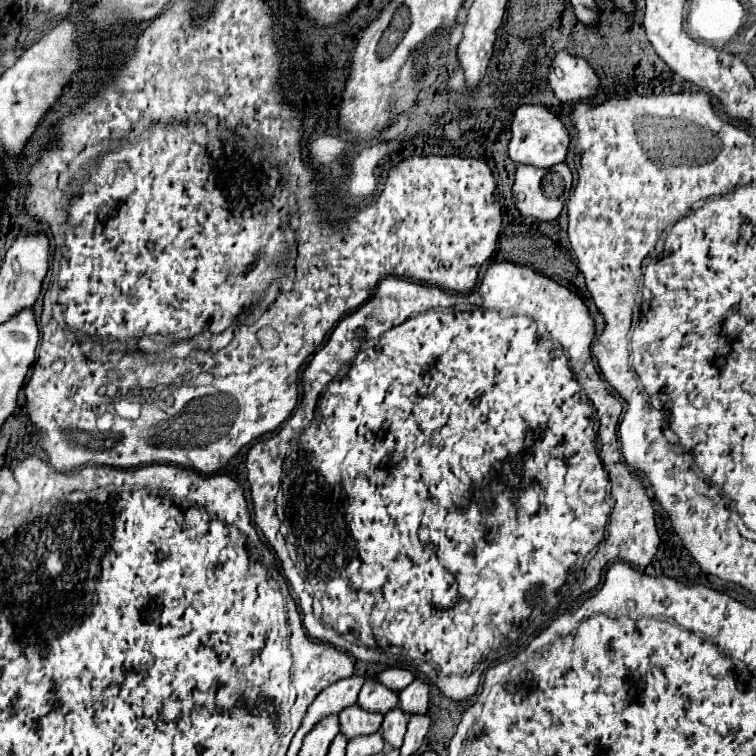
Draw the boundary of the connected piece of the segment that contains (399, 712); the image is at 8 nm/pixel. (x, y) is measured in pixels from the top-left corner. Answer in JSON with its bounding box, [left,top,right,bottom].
[382,706,408,748]

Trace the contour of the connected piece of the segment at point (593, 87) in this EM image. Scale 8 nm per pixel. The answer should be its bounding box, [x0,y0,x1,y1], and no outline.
[548,52,598,102]

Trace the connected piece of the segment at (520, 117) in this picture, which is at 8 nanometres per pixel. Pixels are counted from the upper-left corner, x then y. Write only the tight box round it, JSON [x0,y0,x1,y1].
[508,104,570,168]

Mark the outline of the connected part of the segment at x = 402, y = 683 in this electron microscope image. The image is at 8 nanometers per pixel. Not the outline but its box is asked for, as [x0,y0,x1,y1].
[376,668,414,690]

